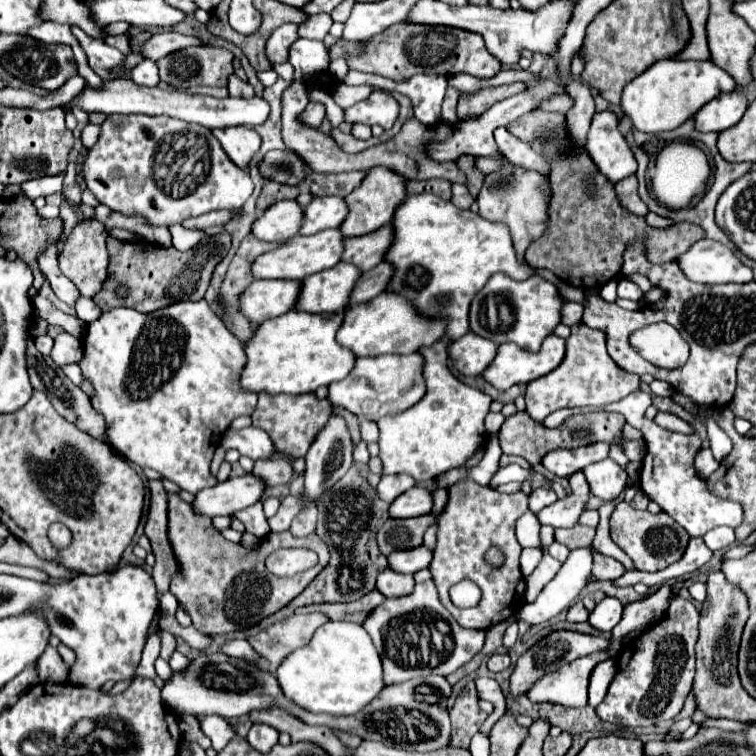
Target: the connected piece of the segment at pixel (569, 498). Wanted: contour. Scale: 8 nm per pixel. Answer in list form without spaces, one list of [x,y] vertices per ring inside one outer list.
[[[578,471],[569,478],[570,493],[564,499],[558,499],[550,507],[542,509],[538,513],[538,519],[542,525],[552,527],[574,527],[582,515],[582,511],[588,505],[590,489],[586,485],[586,477],[582,471]]]

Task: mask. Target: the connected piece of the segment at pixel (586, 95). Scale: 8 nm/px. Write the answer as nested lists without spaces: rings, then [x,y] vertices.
[[[562,81],[566,85],[568,95],[574,99],[574,107],[566,113],[566,127],[568,133],[574,141],[574,145],[584,147],[586,145],[586,133],[590,129],[590,121],[596,113],[596,105],[594,105],[594,97],[590,93],[590,89],[578,81]]]

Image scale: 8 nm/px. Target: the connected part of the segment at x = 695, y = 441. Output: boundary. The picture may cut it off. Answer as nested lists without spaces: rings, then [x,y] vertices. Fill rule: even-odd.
[[[634,391],[622,401],[604,405],[604,411],[616,411],[626,417],[626,421],[642,431],[644,443],[646,443],[646,455],[652,459],[652,491],[646,491],[646,495],[656,501],[664,513],[668,513],[674,521],[678,521],[690,537],[702,537],[712,528],[725,525],[736,528],[743,520],[743,510],[736,501],[722,499],[714,495],[706,481],[698,475],[694,467],[694,457],[702,449],[702,439],[698,433],[682,435],[668,431],[660,425],[656,425],[652,419],[646,419],[646,409],[650,407],[650,395],[644,391]]]

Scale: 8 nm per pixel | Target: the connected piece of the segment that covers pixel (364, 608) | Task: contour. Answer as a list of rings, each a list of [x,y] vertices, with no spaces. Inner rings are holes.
[[[376,589],[370,591],[366,597],[352,601],[352,603],[322,603],[322,605],[310,605],[298,609],[298,613],[324,613],[332,621],[352,621],[352,623],[364,623],[364,619],[384,601],[382,593]]]

